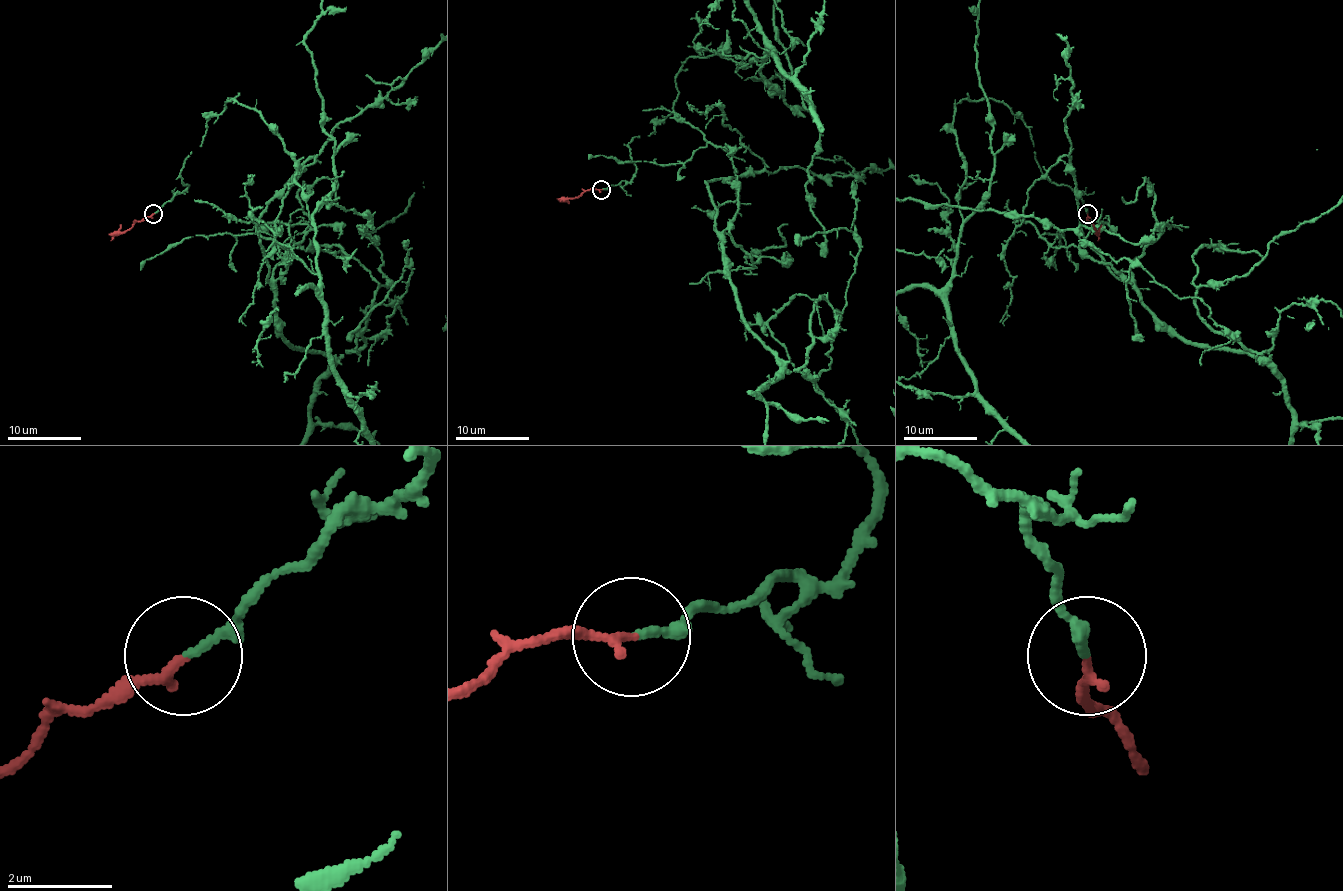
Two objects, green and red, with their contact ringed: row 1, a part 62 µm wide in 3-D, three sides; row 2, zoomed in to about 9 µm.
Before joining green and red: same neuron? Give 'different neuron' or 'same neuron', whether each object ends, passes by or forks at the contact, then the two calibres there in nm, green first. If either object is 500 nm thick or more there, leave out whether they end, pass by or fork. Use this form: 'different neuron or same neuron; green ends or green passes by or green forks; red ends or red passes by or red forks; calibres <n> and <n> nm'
same neuron; green ends; red ends; calibres 150 and 190 nm

